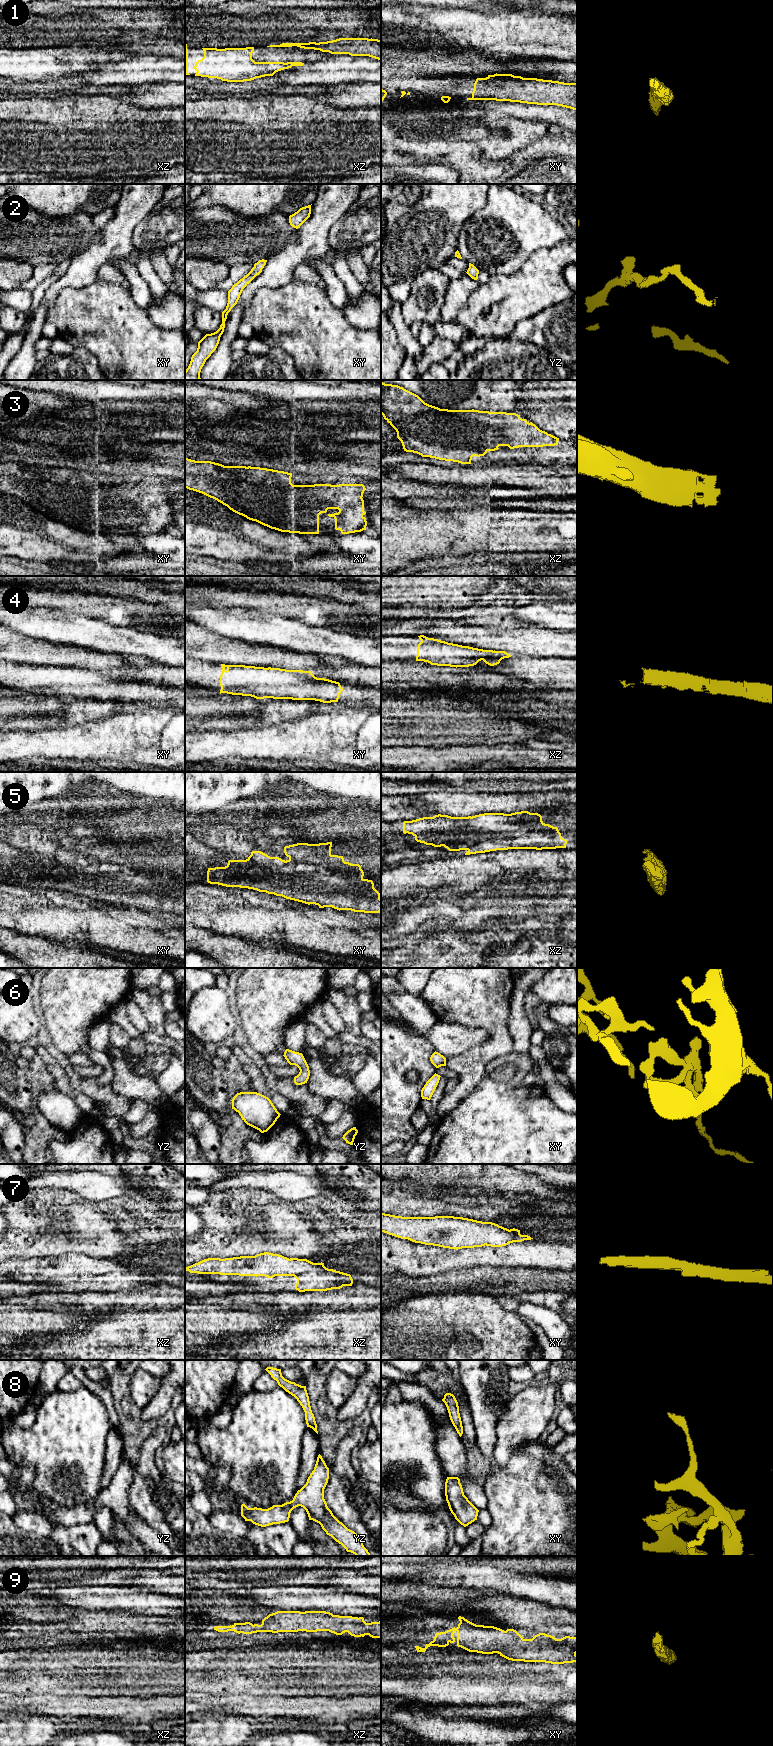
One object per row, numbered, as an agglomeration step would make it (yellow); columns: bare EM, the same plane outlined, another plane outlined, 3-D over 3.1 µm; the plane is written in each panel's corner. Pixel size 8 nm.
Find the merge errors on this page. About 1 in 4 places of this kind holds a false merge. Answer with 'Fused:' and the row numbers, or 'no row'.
Fused: 1

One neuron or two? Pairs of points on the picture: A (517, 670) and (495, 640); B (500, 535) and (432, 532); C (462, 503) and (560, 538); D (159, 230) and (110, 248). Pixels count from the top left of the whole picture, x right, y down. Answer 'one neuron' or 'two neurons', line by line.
A: two neurons
B: one neuron
C: two neurons
D: two neurons

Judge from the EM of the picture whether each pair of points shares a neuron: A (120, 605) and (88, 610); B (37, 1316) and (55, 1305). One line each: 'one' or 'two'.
A: one
B: two

